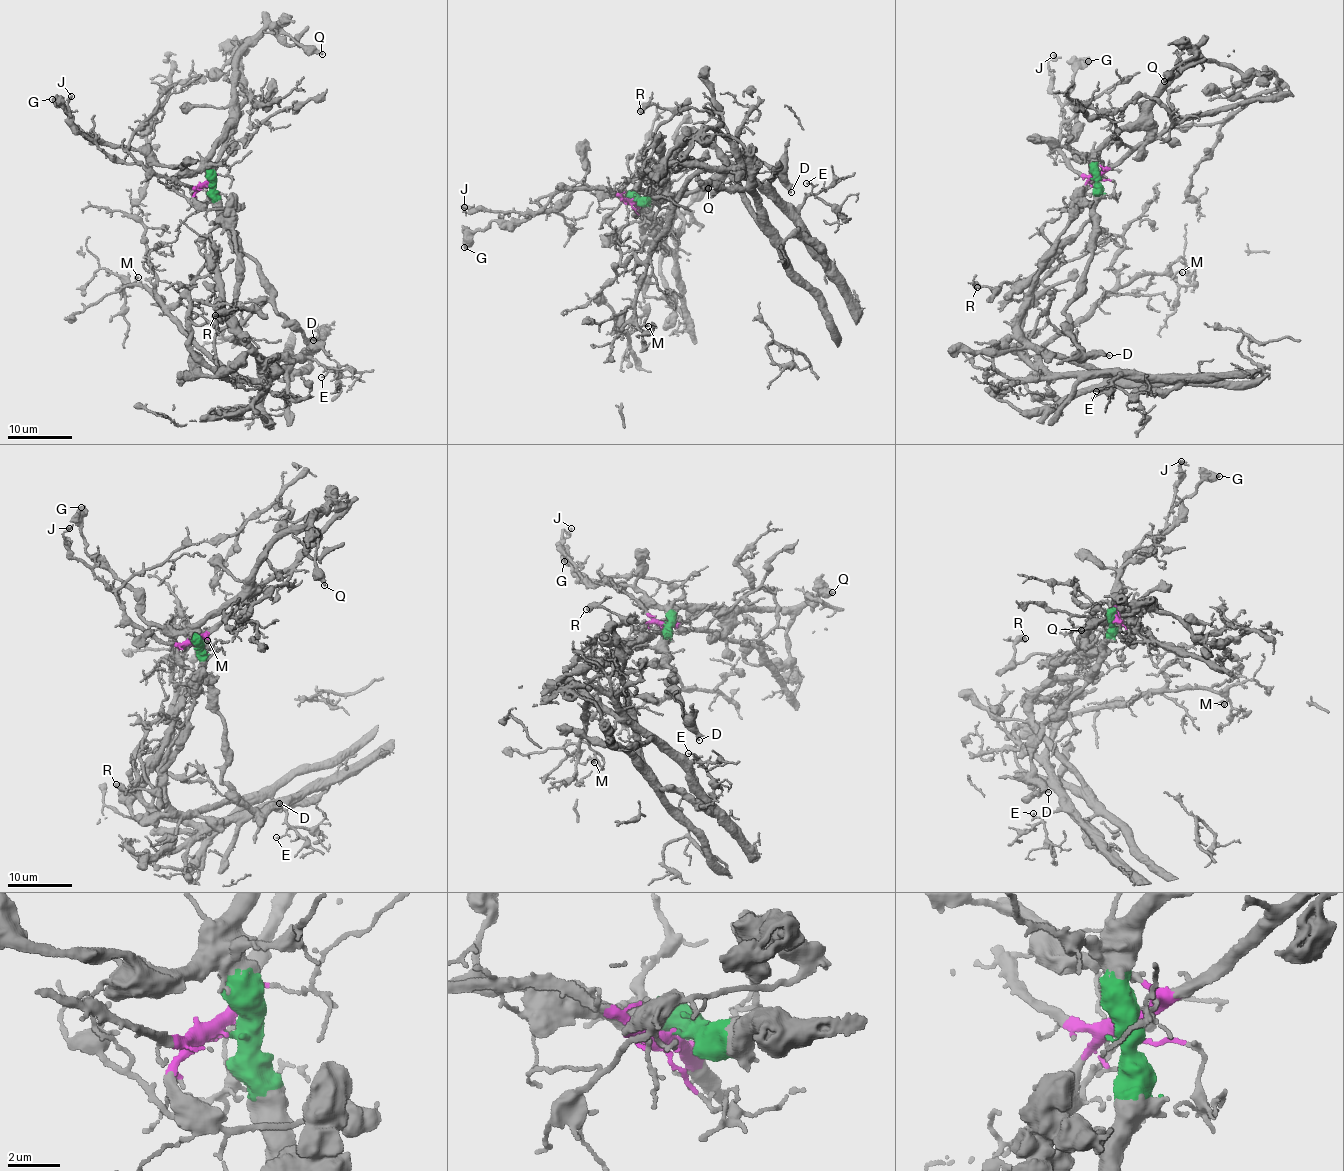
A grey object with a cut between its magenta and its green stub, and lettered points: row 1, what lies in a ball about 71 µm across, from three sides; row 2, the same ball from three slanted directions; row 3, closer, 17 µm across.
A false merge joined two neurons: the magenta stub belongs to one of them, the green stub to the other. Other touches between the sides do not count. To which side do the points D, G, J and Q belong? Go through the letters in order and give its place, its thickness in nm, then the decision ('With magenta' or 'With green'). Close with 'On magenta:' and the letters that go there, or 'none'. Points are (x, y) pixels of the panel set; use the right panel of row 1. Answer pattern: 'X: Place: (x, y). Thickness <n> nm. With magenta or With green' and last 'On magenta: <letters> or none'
D: Place: (1109, 355). Thickness 240 nm. With green
G: Place: (1088, 61). Thickness 440 nm. With green
J: Place: (1053, 55). Thickness 110 nm. With magenta
Q: Place: (1164, 81). Thickness 190 nm. With green
On magenta: J

